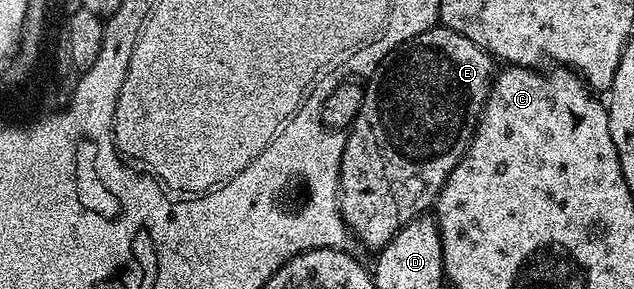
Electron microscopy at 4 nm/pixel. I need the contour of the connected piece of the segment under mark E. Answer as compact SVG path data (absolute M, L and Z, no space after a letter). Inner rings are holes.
M437 25L426 29L426 33L418 33L418 37L406 41L401 47L390 52L376 66L376 70L367 76L368 88L364 91L364 100L361 101L360 108L356 111L356 120L353 121L352 128L347 128L340 162L340 212L344 218L344 224L348 226L349 232L355 238L357 235L366 246L373 247L373 249L385 247L407 223L421 218L427 212L424 210L427 207L429 210L435 204L436 196L440 194L446 177L450 177L454 165L458 165L458 161L467 153L468 142L472 140L472 134L476 131L476 123L484 112L484 103L488 100L488 91L494 82L492 63L494 64L493 56L478 45L474 45L470 37L462 37L462 33L454 33L454 29Z

